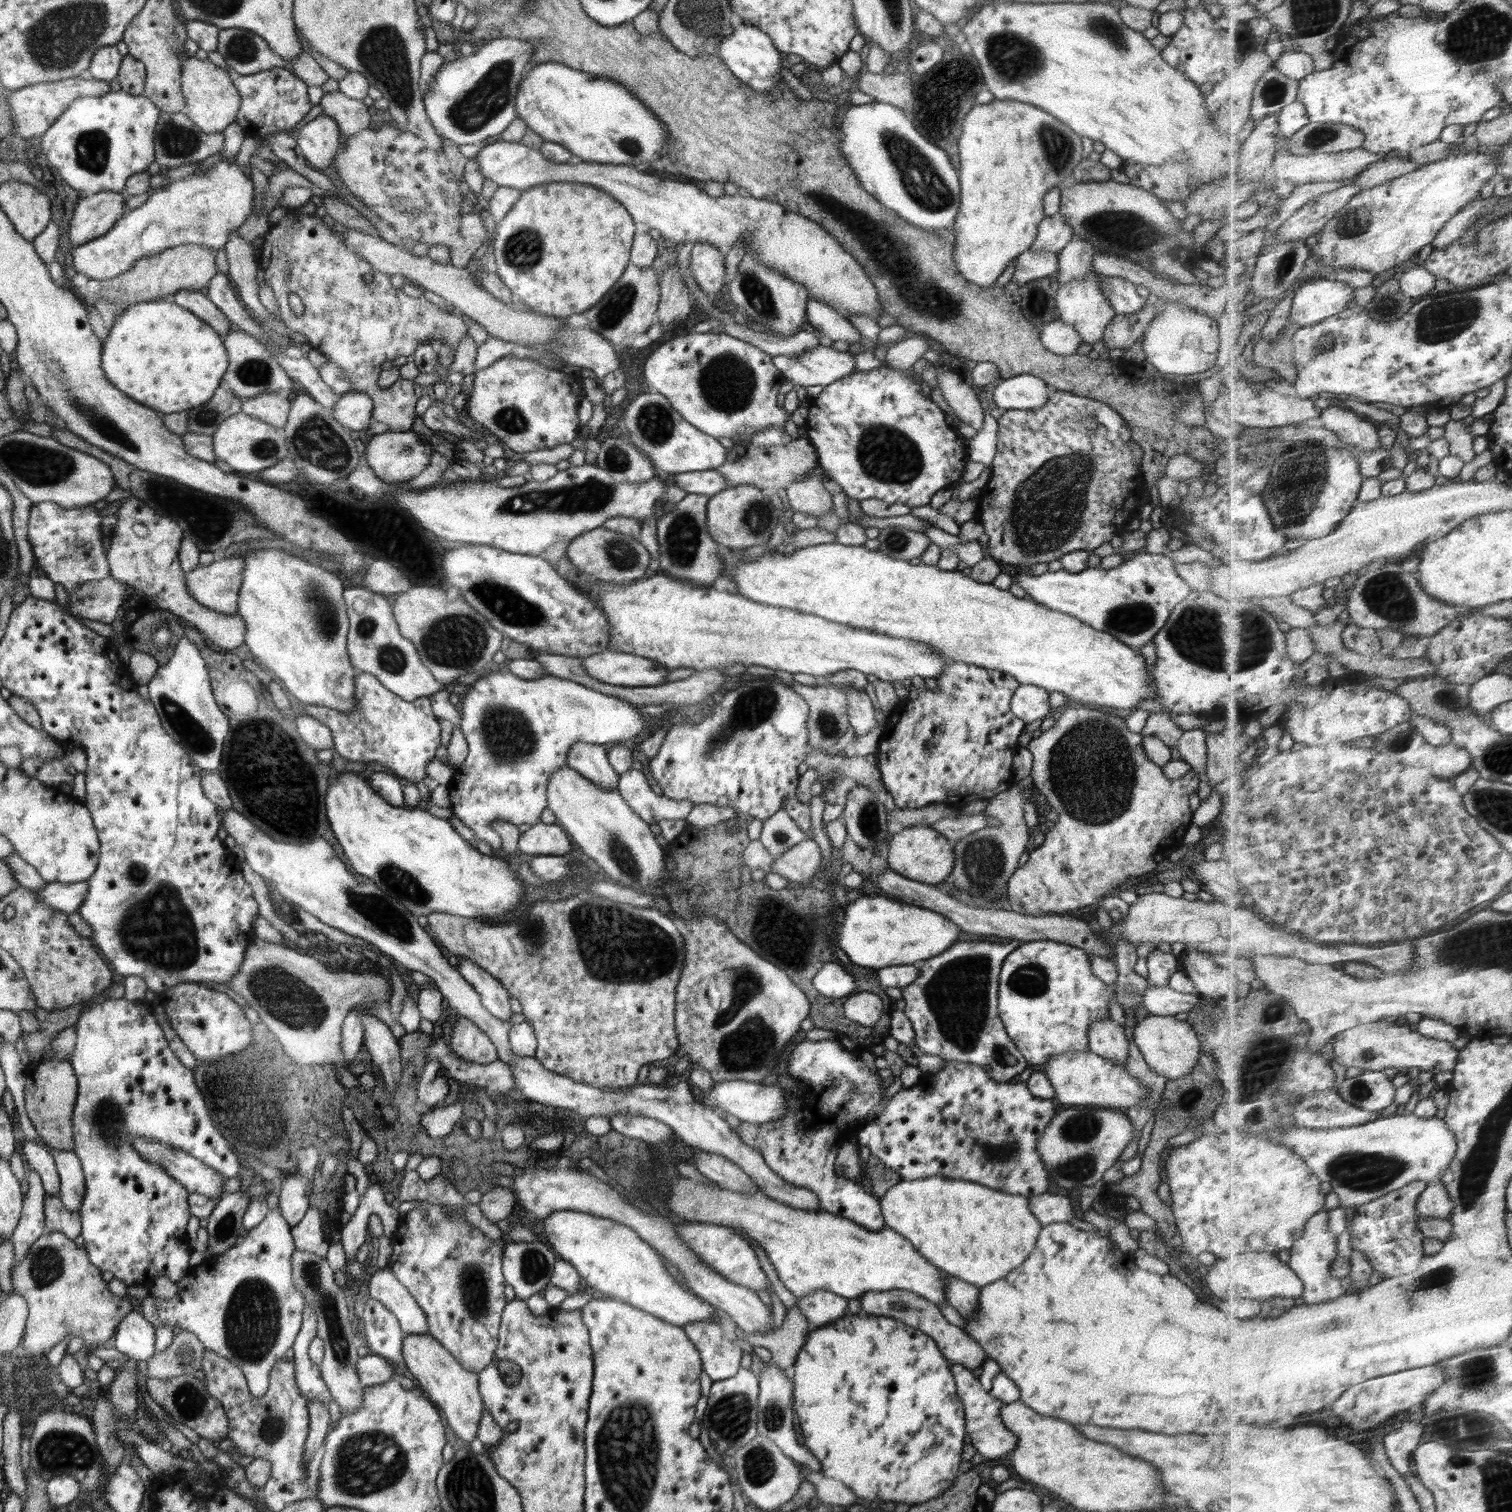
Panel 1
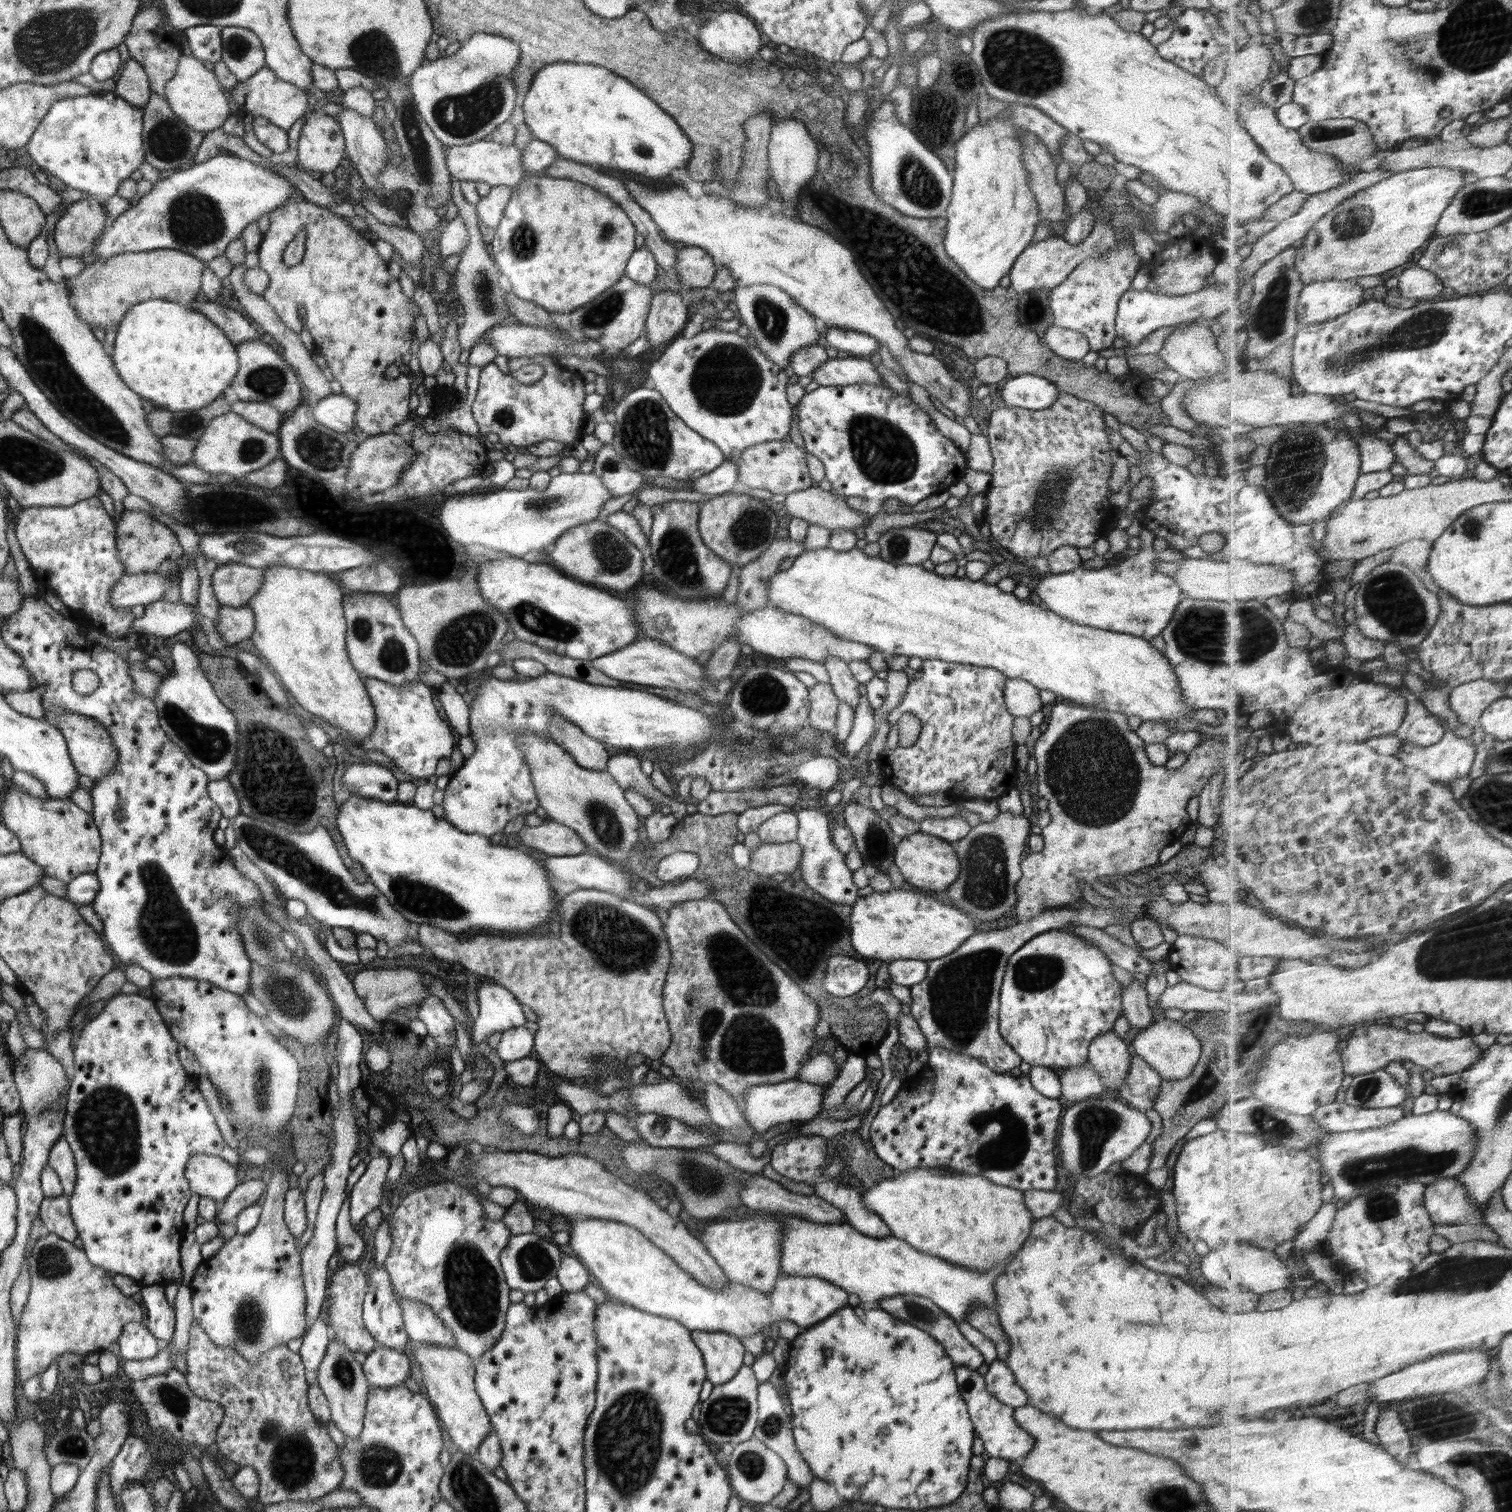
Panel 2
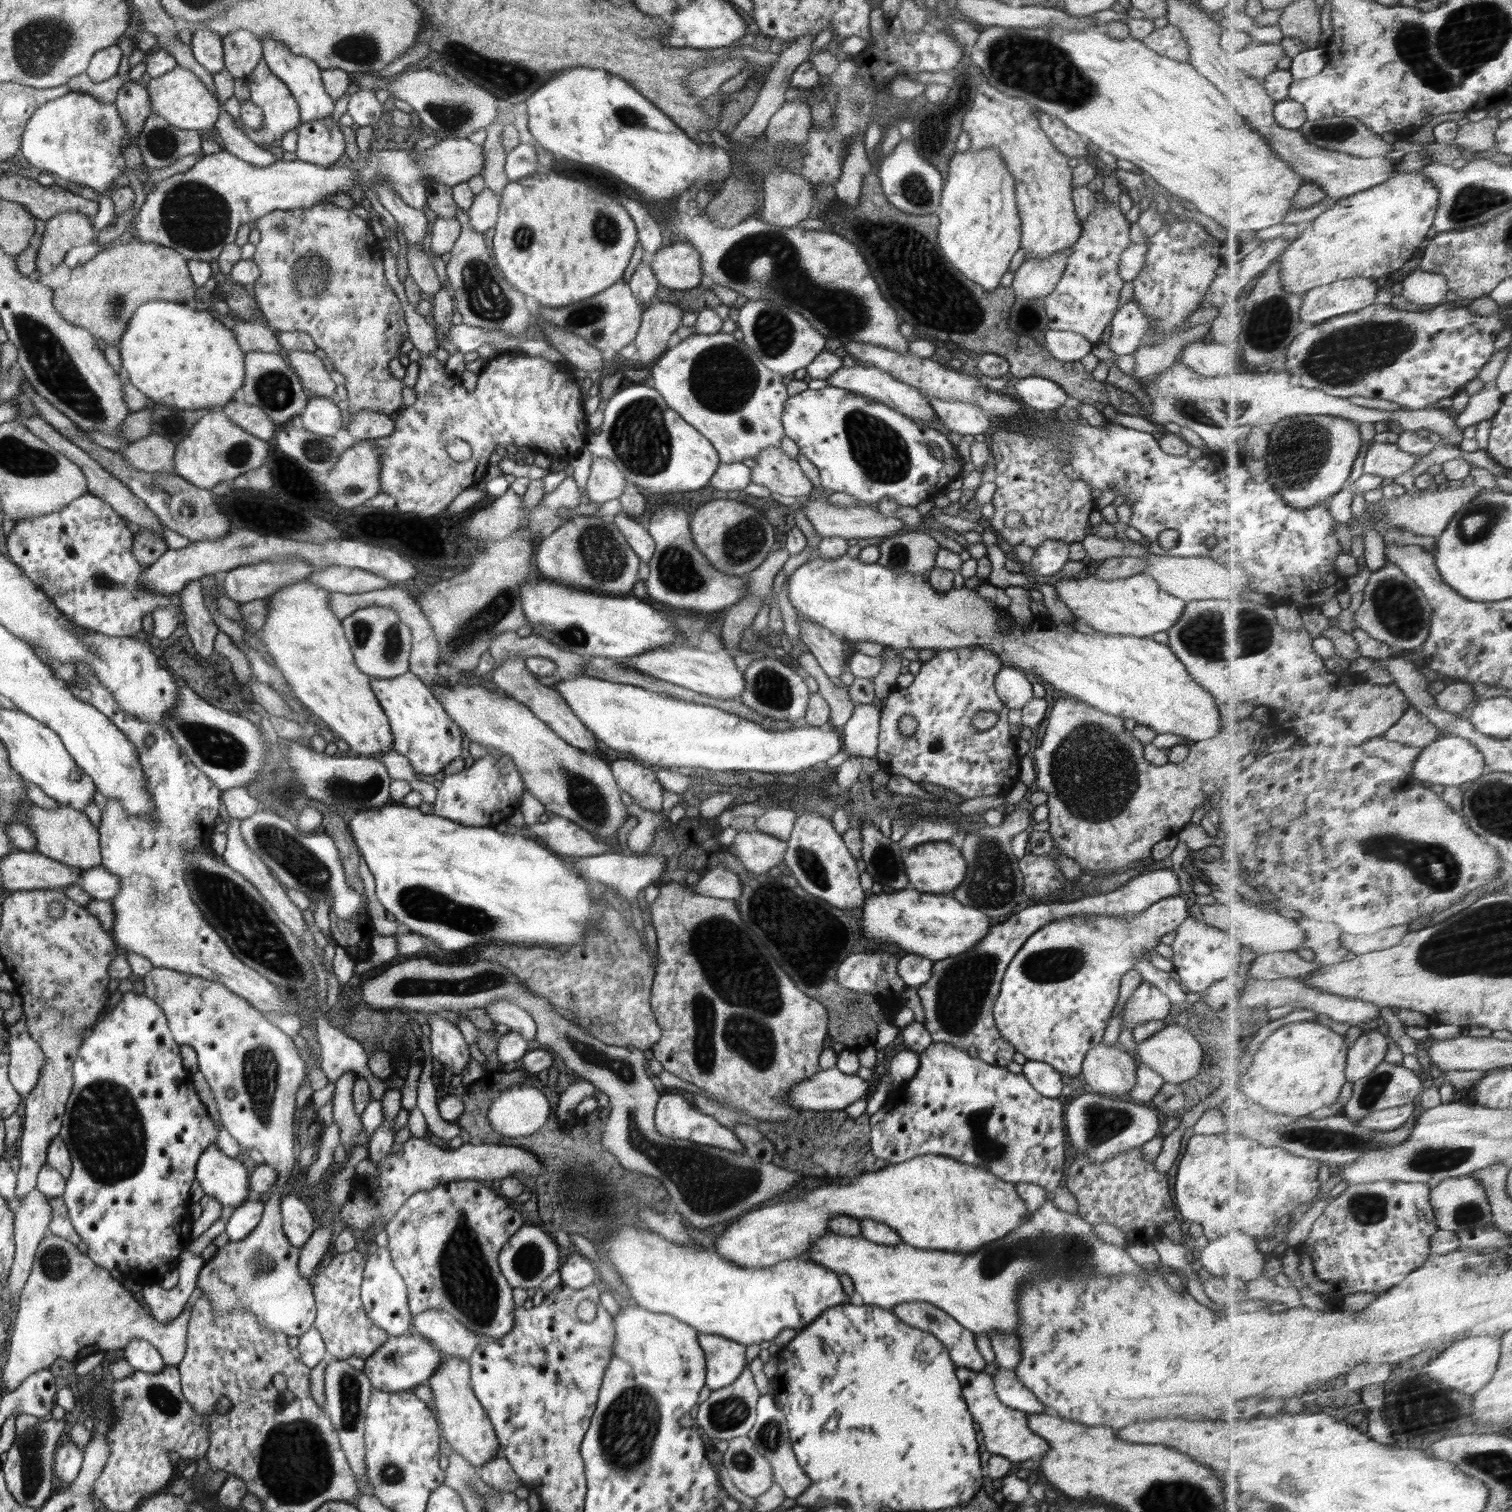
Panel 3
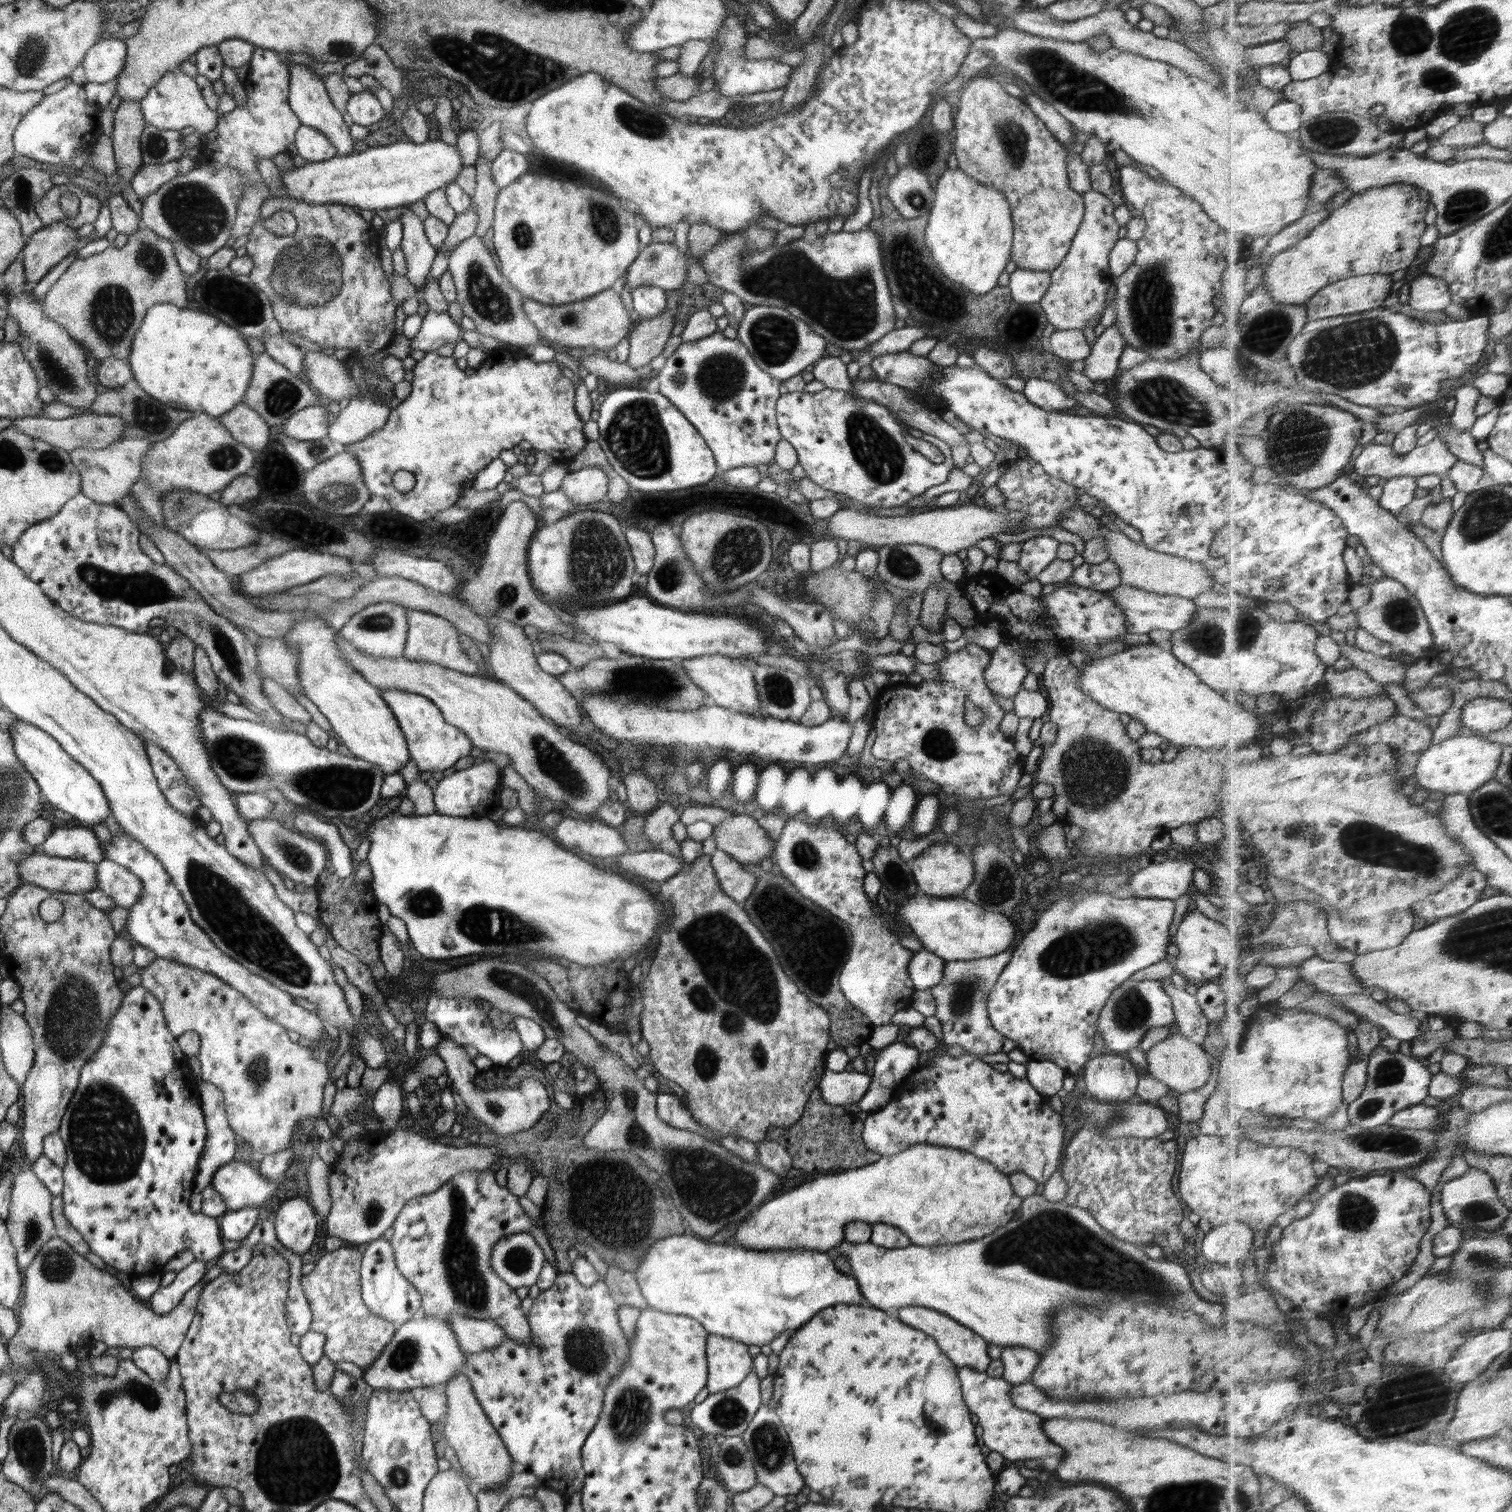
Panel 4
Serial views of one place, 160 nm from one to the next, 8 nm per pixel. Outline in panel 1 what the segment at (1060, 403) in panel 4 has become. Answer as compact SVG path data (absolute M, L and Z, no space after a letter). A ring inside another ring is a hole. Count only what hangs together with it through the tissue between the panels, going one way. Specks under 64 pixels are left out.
M1019 375L1004 379L991 397L1000 410L1038 410L1048 402L1049 388L1041 378Z

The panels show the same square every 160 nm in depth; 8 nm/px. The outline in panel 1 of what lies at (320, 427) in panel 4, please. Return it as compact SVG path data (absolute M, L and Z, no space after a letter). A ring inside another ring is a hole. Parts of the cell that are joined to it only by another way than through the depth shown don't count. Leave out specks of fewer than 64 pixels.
M349 391L336 398L333 417L353 435L363 433L372 416L373 403L366 394Z

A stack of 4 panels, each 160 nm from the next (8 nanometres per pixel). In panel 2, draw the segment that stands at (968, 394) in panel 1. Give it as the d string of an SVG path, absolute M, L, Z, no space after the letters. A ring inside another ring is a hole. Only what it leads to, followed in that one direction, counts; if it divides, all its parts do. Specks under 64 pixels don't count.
M626 179L624 183L634 200L658 225L665 239L685 242L689 246L704 249L718 267L725 266L731 269L736 287L747 287L753 284L777 286L804 310L807 310L812 317L822 320L827 328L848 329L852 332L868 334L871 338L882 342L890 350L892 358L900 364L909 380L924 387L930 397L936 398L948 410L952 411L957 419L962 420L965 416L970 416L968 386L956 379L950 368L938 358L908 349L908 338L896 328L896 320L884 306L876 291L868 284L864 275L860 274L852 252L848 248L844 248L836 238L826 234L820 227L785 217L780 211L775 212L768 204L761 207L743 207L737 205L731 198L709 192L702 192L699 194L699 198L694 199L680 185L664 190L647 187L632 179Z

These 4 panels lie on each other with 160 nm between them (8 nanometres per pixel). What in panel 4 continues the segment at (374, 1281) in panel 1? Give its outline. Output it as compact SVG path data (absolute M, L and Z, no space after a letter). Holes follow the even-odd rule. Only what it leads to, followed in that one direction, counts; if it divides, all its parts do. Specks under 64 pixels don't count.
M460 1314L441 1317L450 1323L450 1329L454 1331L456 1341L466 1356L496 1348L508 1337L504 1330L490 1319L472 1319Z

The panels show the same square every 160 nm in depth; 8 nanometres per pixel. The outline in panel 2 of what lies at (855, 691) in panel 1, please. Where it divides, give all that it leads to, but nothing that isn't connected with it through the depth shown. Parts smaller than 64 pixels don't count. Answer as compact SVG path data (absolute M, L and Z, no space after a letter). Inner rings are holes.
M837 656L825 658L823 665L829 672L829 683L832 685L834 694L847 702L852 708L856 709L860 702L860 693L858 693L859 682L853 677L847 662Z

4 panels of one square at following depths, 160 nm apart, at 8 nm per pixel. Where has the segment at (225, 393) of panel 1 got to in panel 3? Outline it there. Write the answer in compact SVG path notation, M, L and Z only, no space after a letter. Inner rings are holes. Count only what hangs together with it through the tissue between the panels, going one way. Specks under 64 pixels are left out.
M146 400L144 409L151 410L151 425L154 434L171 440L174 444L182 440L194 428L194 425L212 408L200 410L182 410L176 407L160 406Z

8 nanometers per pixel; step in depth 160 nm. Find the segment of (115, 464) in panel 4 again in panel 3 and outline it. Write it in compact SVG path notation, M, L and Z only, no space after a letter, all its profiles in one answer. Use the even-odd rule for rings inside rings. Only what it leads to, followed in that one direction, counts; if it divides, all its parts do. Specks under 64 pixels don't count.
M152 433L125 446L122 454L136 472L174 473L175 450L176 445L171 440Z

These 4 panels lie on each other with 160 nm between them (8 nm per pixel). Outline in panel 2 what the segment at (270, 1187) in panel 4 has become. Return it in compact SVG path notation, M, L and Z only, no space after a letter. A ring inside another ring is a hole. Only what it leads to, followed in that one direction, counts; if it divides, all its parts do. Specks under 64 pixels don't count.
M197 1154L186 1163L185 1177L193 1193L221 1203L240 1182L236 1171L219 1156Z

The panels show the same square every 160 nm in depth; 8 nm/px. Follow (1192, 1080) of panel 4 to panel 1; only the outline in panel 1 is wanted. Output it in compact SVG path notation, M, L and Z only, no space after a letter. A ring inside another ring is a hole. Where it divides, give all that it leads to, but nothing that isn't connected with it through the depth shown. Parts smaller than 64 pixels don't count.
M1148 1015L1135 1026L1134 1042L1143 1054L1147 1065L1158 1075L1169 1080L1185 1077L1192 1072L1200 1054L1200 1041L1188 1022L1173 1016Z

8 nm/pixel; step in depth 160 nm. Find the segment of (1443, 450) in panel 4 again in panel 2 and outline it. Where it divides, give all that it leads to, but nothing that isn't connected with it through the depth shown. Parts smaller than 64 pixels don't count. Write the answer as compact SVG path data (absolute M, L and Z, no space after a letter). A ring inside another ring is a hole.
M1348 429L1348 433L1355 438L1361 446L1363 455L1363 473L1386 472L1398 462L1393 444L1377 436L1363 436Z

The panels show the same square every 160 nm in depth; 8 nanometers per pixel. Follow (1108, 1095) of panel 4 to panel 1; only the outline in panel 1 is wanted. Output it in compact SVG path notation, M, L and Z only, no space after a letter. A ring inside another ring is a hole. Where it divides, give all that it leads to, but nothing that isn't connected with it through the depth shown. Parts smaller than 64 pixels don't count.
M1108 1018L1088 1027L1089 1049L1108 1060L1124 1065L1128 1056L1128 1039L1124 1026Z

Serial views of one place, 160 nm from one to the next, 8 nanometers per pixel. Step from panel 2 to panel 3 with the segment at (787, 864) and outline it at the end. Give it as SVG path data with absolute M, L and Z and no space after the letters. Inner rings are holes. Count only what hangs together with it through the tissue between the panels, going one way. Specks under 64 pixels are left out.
M740 831L734 839L735 854L742 865L756 875L782 867L786 841L756 831Z

